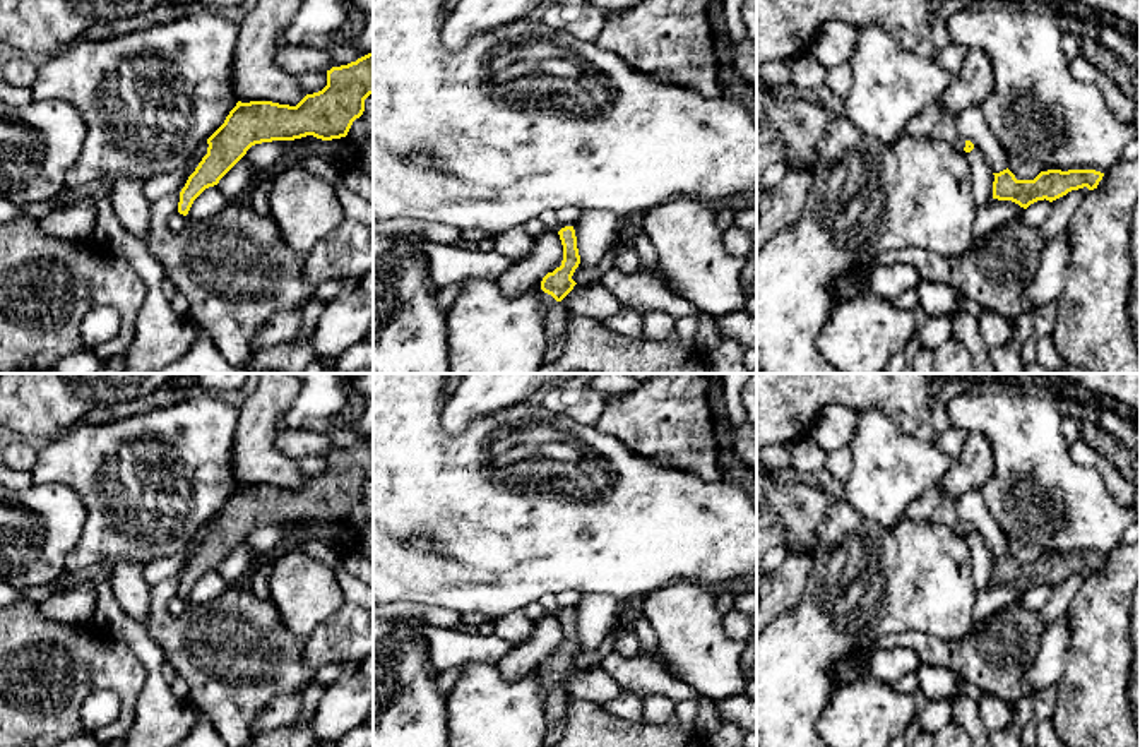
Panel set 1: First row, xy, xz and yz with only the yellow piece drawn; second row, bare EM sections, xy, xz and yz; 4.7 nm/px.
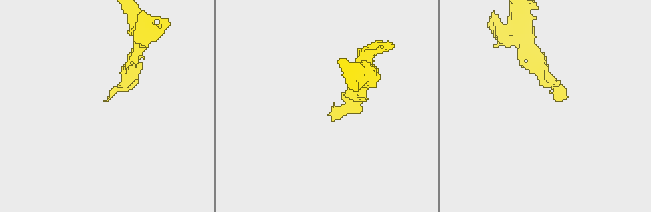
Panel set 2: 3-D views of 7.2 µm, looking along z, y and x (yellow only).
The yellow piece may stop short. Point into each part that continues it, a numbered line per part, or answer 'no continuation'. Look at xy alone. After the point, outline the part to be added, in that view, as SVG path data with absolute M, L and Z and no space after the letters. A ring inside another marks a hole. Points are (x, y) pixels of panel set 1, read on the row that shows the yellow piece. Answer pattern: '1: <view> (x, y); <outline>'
no continuation

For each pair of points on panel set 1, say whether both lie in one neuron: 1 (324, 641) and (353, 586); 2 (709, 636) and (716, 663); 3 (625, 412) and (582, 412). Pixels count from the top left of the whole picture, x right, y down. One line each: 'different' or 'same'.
1: same
2: same
3: different

